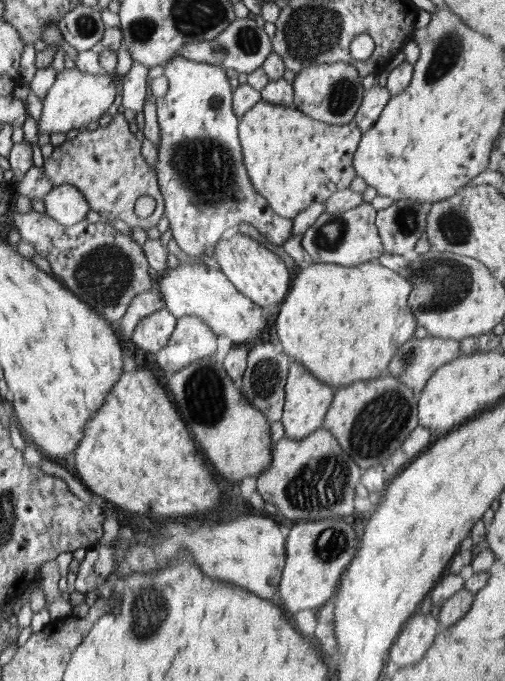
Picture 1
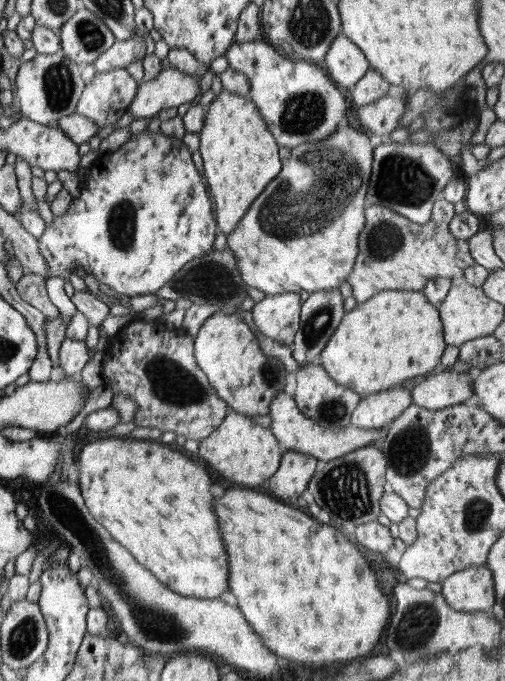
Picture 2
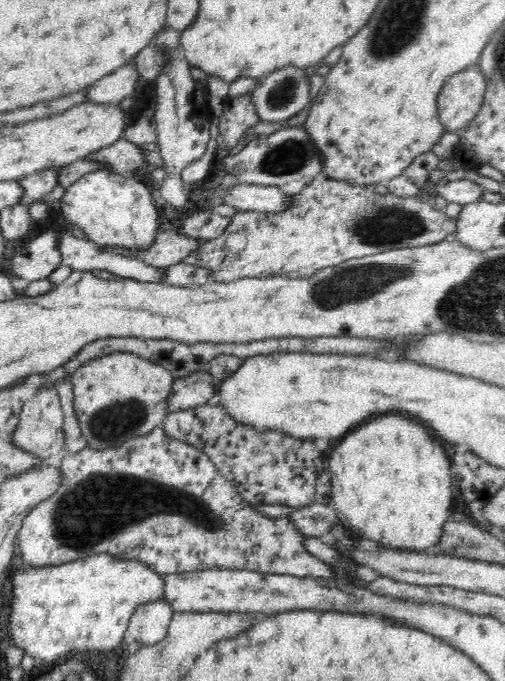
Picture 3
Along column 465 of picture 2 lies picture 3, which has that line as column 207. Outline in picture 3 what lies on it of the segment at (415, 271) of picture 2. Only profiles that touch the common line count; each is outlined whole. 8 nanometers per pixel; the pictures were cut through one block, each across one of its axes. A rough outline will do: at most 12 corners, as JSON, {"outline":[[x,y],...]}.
{"outline":[[323,175],[238,212],[181,262],[218,283],[309,278],[453,238],[432,202]]}

